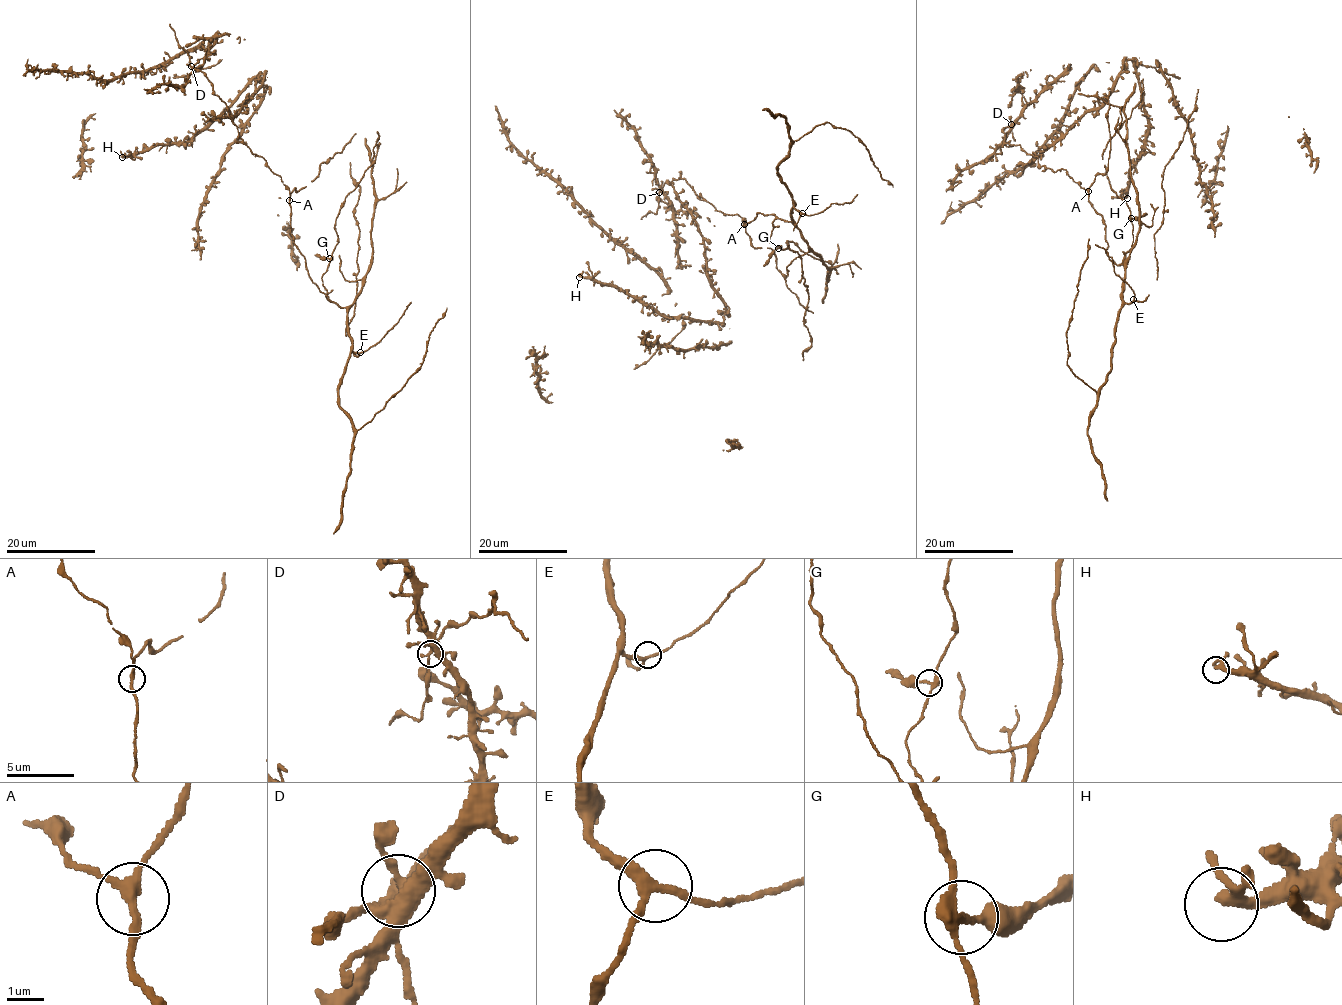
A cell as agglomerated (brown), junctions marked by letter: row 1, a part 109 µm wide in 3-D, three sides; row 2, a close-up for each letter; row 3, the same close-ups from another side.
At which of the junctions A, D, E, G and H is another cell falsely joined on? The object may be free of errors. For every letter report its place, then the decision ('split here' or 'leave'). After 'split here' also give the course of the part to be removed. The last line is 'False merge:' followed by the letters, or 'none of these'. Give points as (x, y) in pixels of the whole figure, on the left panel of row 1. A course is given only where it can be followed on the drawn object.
A: (289, 200) | leave
D: (191, 66) | leave
E: (360, 352) | leave
G: (329, 258) | split here | (329, 258), (314, 254)
H: (122, 157) | leave
False merge: G

